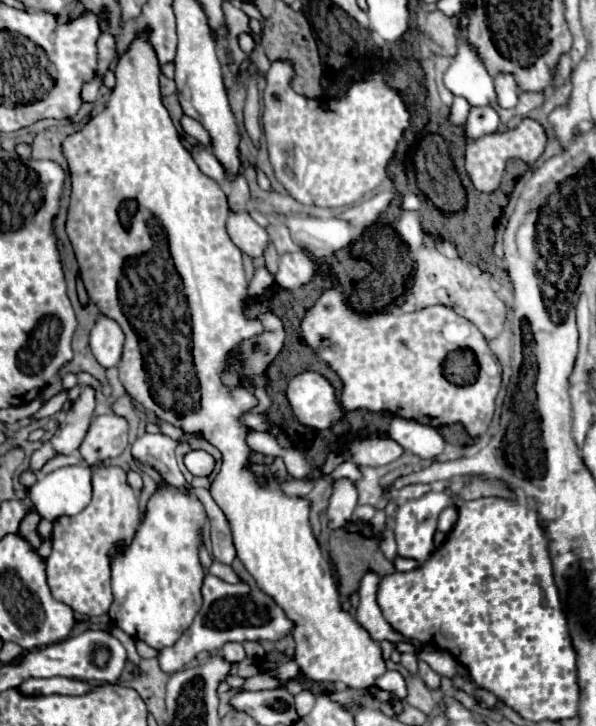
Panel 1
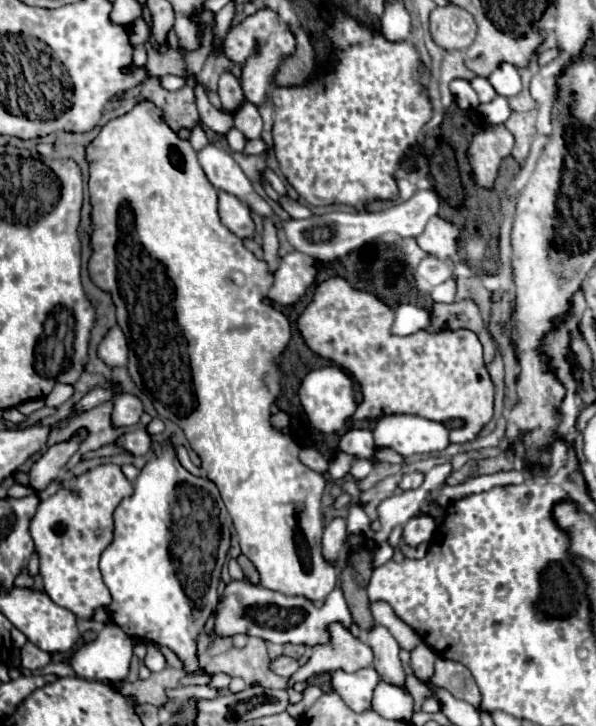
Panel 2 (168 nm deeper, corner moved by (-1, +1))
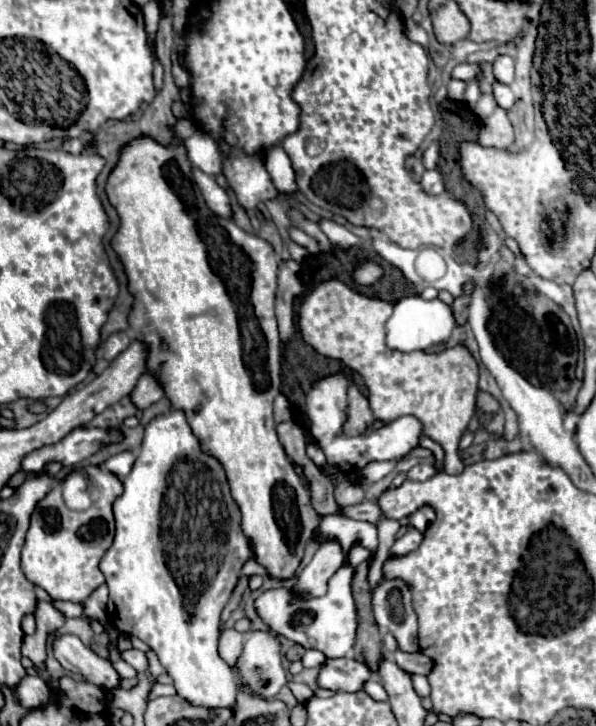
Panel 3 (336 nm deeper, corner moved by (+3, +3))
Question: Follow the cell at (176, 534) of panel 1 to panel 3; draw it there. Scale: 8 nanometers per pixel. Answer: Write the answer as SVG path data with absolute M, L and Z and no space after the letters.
M171 411L165 415L155 417L147 427L145 427L145 437L141 443L141 451L139 457L135 461L133 471L125 477L123 481L123 495L117 497L117 501L113 503L113 513L115 513L115 521L117 521L117 531L115 531L115 541L109 547L109 551L103 555L99 569L107 579L107 587L109 587L109 603L107 603L107 617L109 623L113 623L117 627L117 631L125 633L125 635L135 635L141 641L145 641L161 659L161 665L167 669L167 673L173 677L177 695L181 695L183 699L187 699L193 705L203 705L203 707L227 707L227 705L235 705L235 695L237 695L237 685L233 679L231 669L227 667L227 663L219 657L217 653L217 639L219 639L219 615L221 609L225 607L237 579L239 579L239 569L241 565L253 557L251 545L245 539L243 531L241 531L241 515L239 511L235 511L235 505L229 497L229 485L225 481L225 473L221 463L217 463L215 459L207 457L201 453L199 449L199 439L191 433L189 423L185 421L185 415L181 411Z

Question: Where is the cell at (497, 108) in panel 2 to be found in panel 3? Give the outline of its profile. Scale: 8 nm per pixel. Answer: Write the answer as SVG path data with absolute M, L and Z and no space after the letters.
M493 83L493 95L495 95L495 101L497 101L497 105L501 107L501 109L505 109L505 111L509 111L511 107L513 107L513 103L515 103L515 95L513 95L513 91L507 87L507 85L503 85L503 83Z

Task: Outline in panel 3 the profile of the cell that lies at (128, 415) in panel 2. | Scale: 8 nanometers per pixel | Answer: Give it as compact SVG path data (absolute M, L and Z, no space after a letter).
M143 375L137 381L135 389L131 391L131 403L137 409L147 409L151 403L159 401L161 397L163 397L163 391L161 391L161 387L157 387L157 381L153 379L153 375Z

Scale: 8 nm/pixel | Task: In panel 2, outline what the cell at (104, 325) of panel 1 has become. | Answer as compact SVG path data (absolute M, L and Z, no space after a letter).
M113 327L105 337L103 341L99 343L99 349L97 349L99 357L105 361L107 367L125 367L127 365L127 339L123 335L123 331L119 327Z

